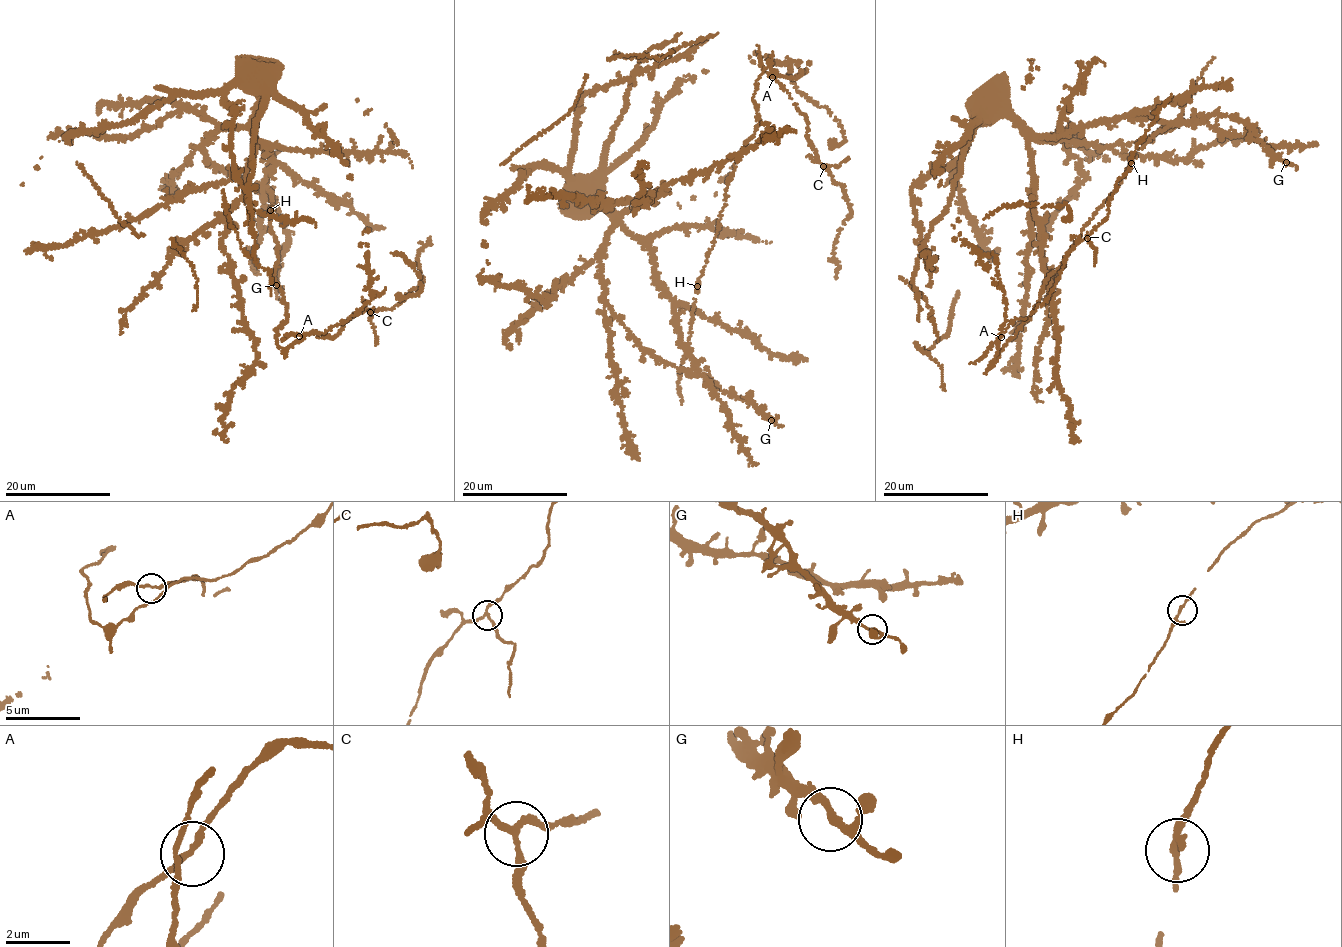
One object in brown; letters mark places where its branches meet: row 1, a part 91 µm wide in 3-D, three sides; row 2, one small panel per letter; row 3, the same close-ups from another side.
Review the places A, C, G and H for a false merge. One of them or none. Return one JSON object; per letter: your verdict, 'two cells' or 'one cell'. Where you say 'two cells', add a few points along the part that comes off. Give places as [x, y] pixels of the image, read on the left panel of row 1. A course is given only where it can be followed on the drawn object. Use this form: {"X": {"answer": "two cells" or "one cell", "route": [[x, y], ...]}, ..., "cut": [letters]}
{"A": {"answer": "one cell"}, "C": {"answer": "two cells", "route": [[370, 311], [377, 338], [374, 346]]}, "G": {"answer": "one cell"}, "H": {"answer": "one cell"}, "cut": ["C"]}

